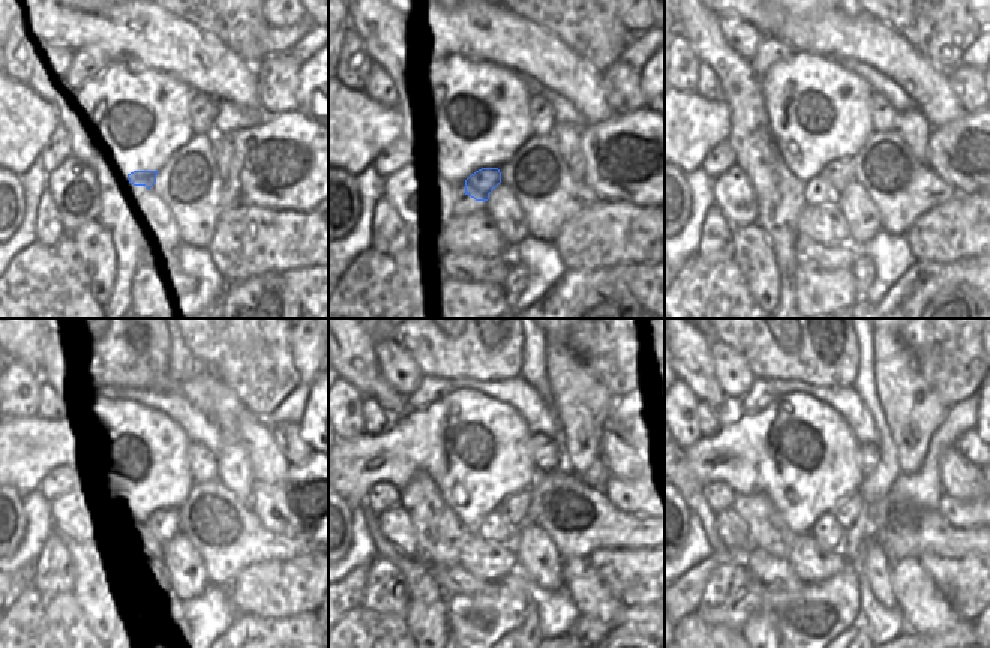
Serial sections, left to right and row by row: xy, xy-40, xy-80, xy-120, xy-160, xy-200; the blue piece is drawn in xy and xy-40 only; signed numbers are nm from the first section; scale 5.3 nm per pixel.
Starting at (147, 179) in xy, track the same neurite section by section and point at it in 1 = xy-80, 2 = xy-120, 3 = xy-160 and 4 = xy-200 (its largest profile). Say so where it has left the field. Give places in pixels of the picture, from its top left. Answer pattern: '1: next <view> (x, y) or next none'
1: next xy-80 (842, 173)
2: next xy-120 (168, 510)
3: next xy-160 (512, 509)
4: next xy-200 (848, 510)

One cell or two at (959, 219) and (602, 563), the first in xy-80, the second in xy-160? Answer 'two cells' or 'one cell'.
one cell

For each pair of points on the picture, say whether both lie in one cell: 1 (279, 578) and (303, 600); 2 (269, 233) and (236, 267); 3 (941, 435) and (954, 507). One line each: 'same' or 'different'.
1: different
2: same
3: different

